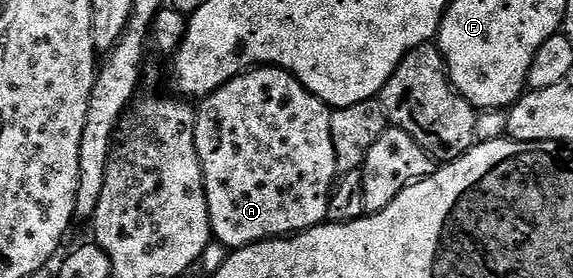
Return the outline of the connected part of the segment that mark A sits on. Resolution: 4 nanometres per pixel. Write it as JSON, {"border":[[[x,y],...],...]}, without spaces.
{"border":[[[271,66],[249,68],[199,101],[194,146],[202,162],[210,226],[217,245],[225,244],[228,250],[245,248],[264,240],[294,236],[329,219],[328,201],[338,180],[330,138],[332,114],[333,109],[310,94],[288,69]]]}

